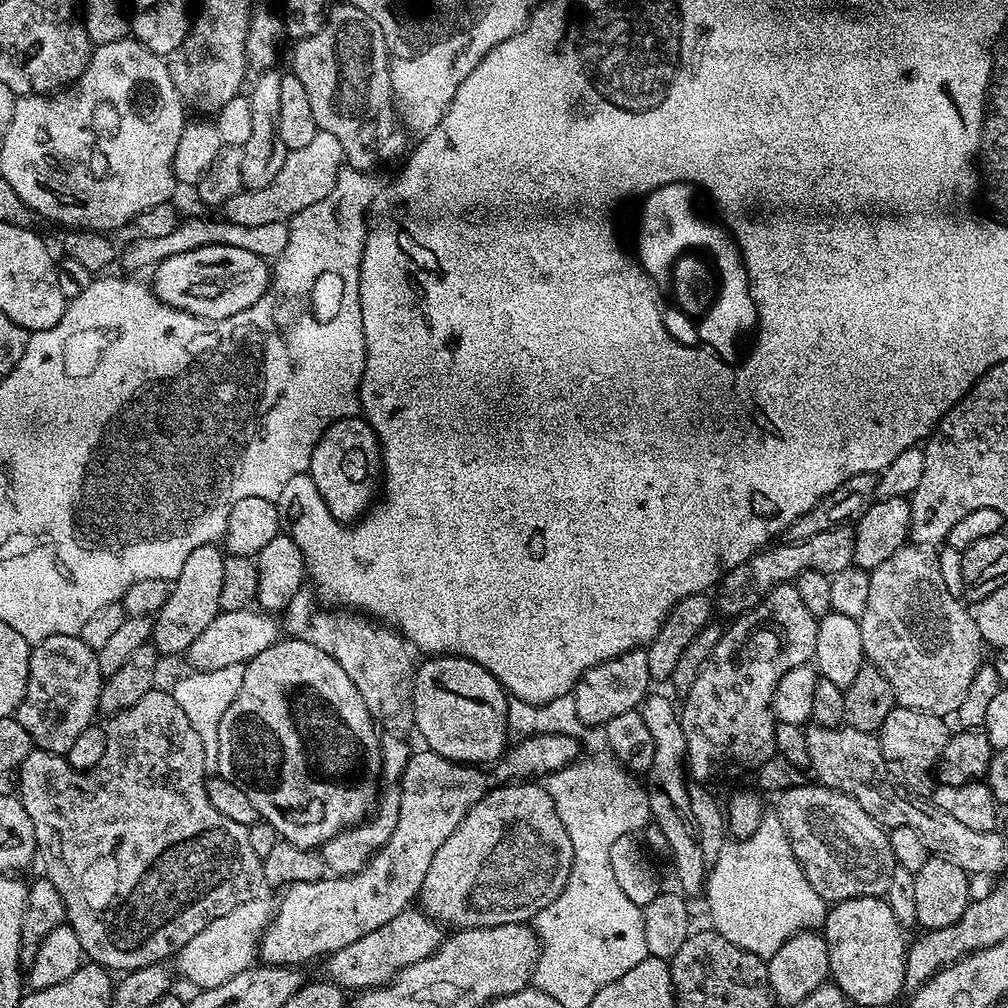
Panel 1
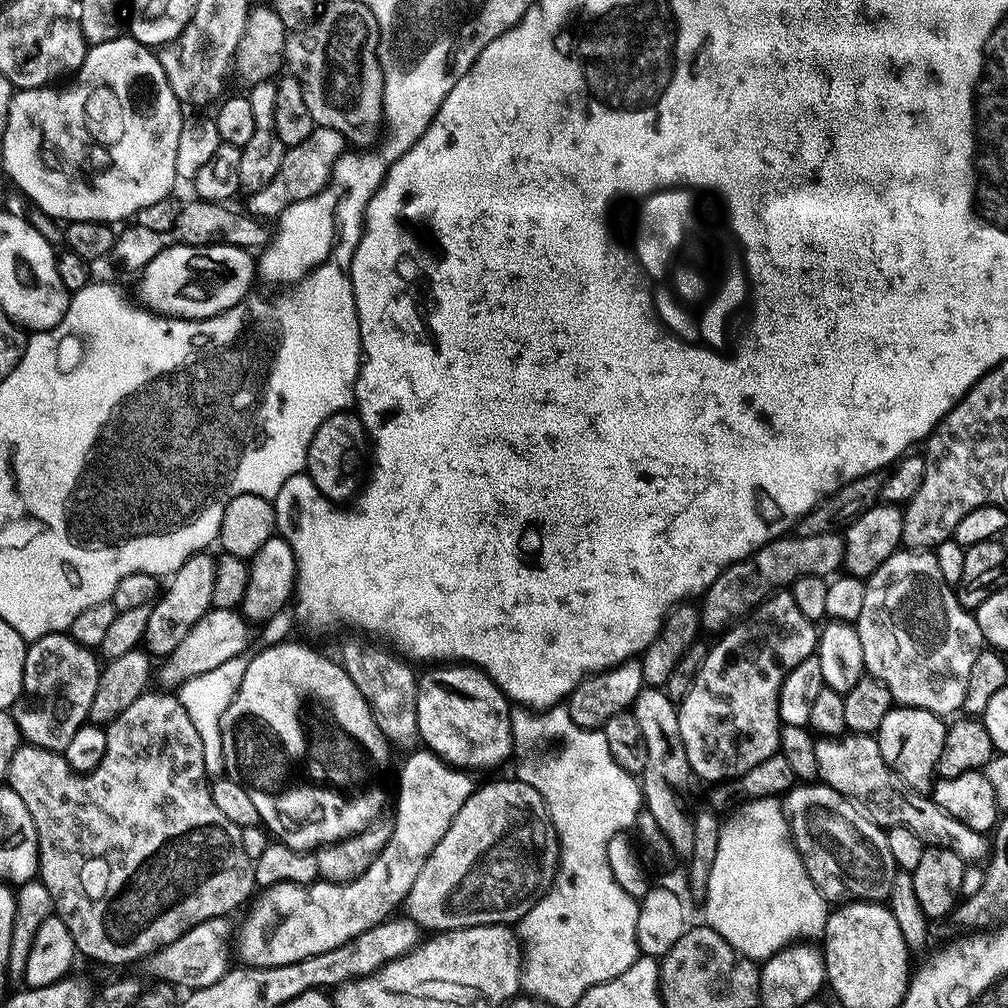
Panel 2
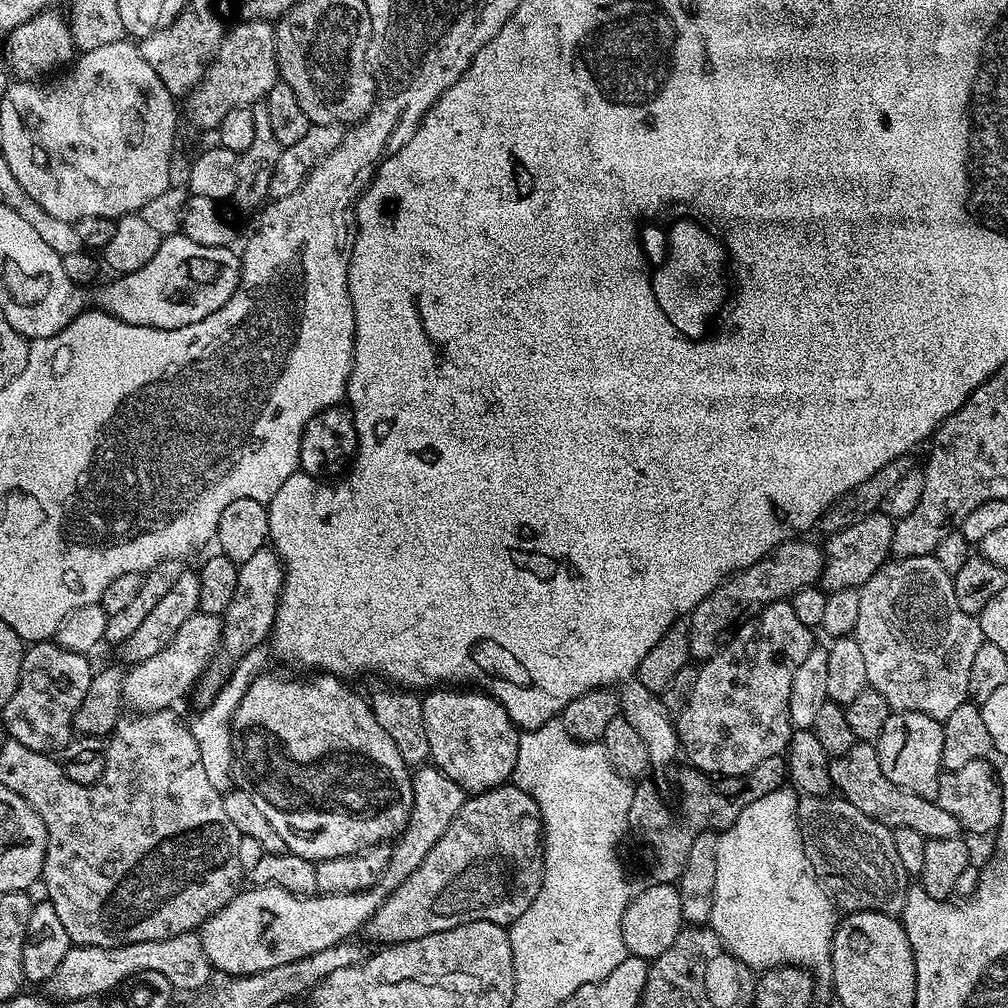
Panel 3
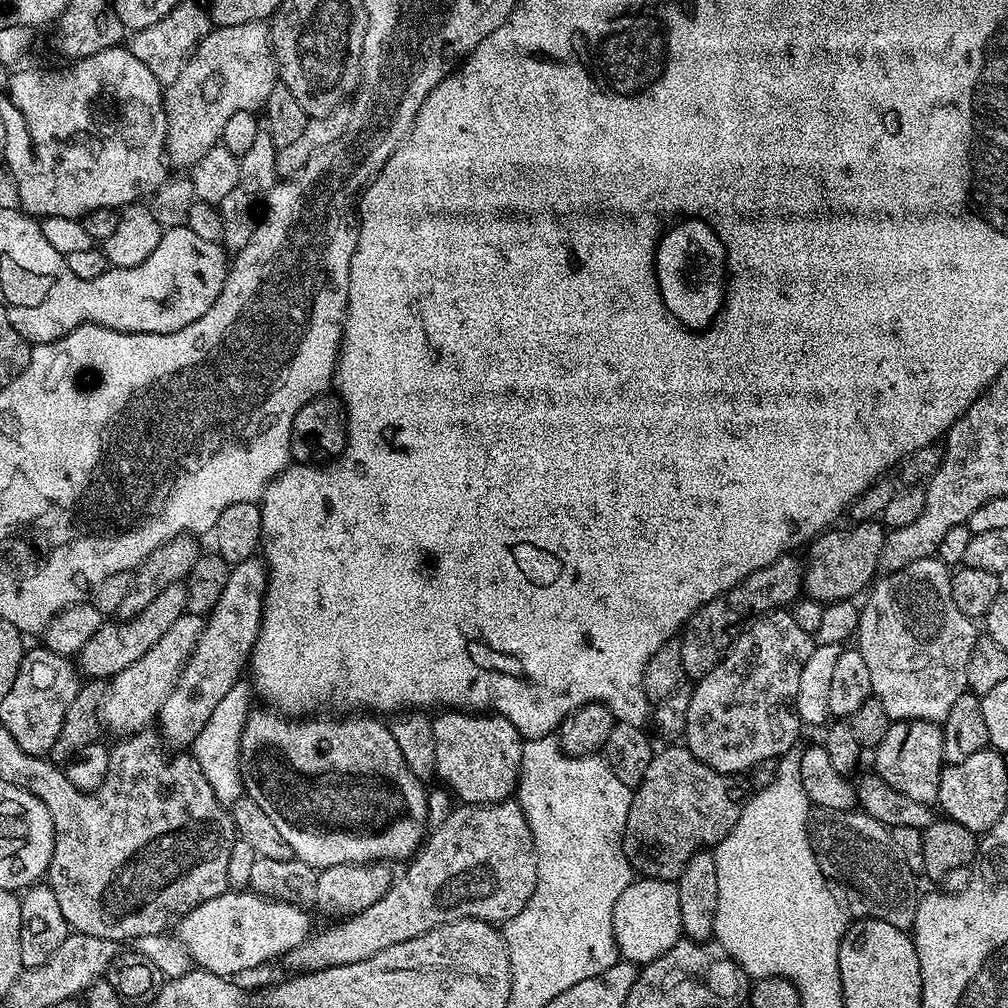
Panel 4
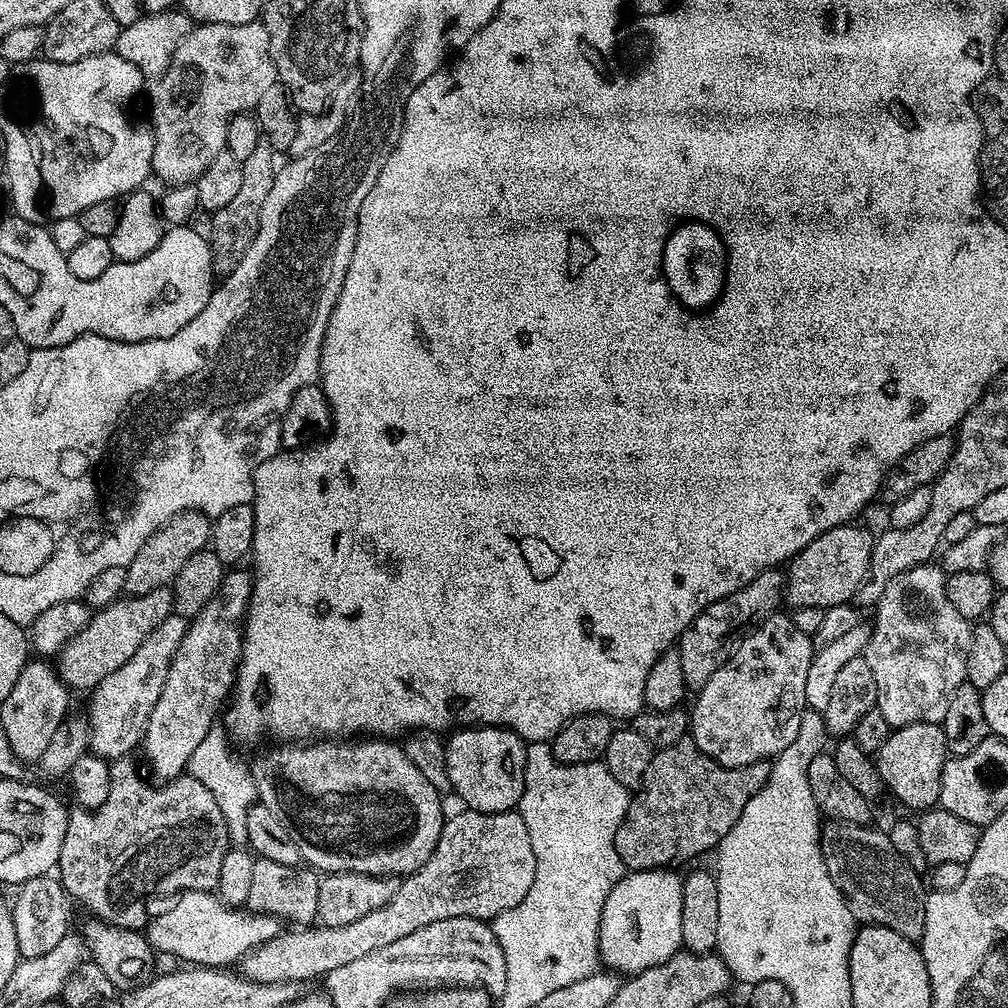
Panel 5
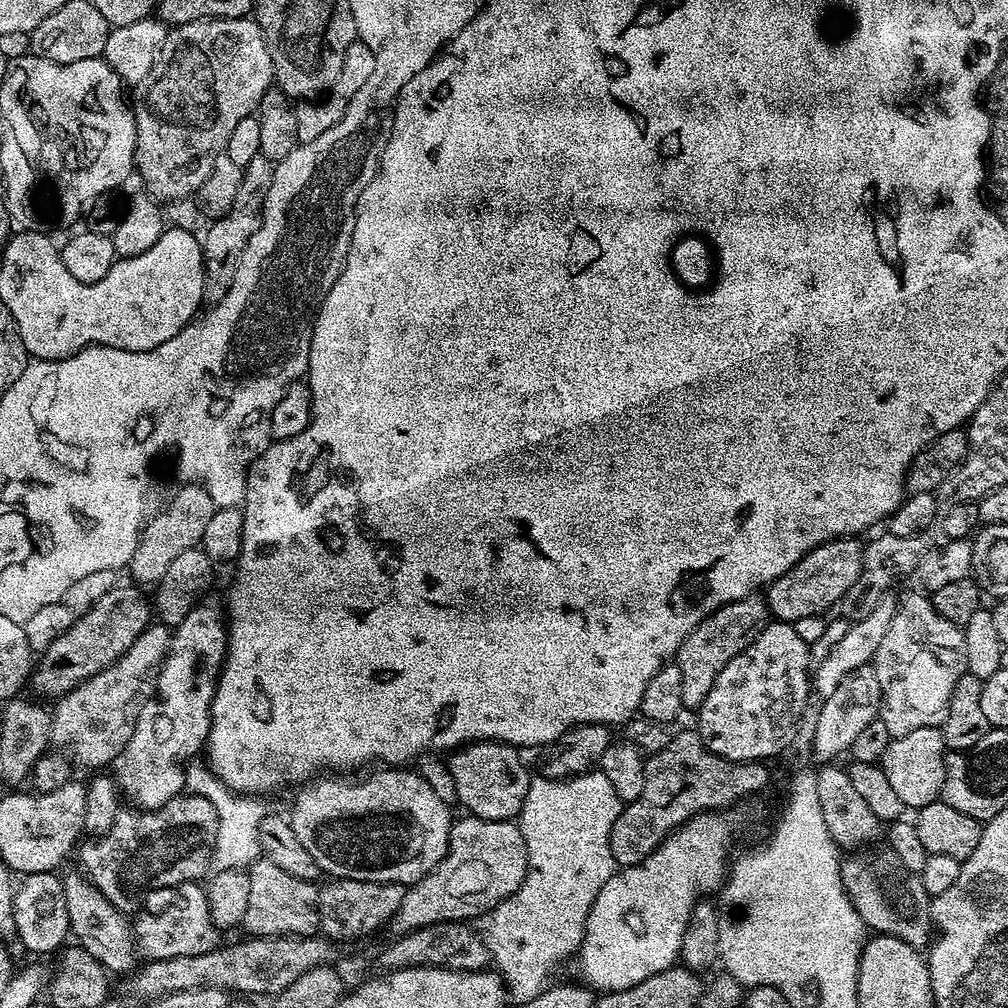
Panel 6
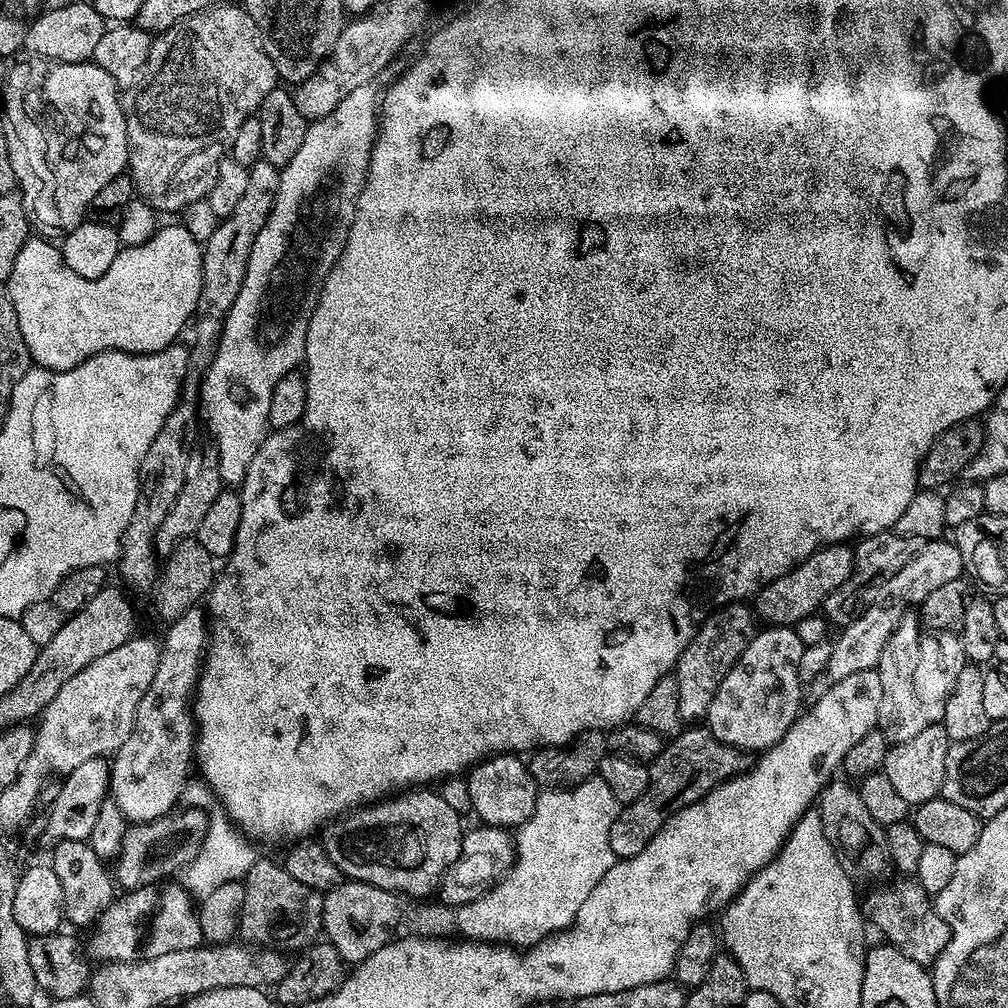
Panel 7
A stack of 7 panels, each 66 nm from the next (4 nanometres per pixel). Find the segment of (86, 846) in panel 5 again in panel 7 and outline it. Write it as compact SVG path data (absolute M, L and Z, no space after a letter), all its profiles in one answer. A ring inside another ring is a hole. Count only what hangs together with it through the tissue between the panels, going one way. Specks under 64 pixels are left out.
M201 809L173 810L154 822L133 824L125 831L116 860L114 880L121 889L146 888L159 885L185 869L199 852L207 834L207 815ZM168 876L168 877L167 877ZM160 880L160 881L159 881ZM157 883L157 884L156 884Z

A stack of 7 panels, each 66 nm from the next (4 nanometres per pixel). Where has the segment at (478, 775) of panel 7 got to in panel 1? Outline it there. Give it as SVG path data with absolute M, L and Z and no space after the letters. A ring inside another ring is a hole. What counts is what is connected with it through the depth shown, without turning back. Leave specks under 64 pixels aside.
M432 654L427 657L424 665L417 667L412 682L412 701L414 702L414 728L425 740L431 751L437 752L442 758L455 760L458 764L485 766L491 760L499 761L509 747L508 735L508 701L509 693L477 660L467 660L464 656Z

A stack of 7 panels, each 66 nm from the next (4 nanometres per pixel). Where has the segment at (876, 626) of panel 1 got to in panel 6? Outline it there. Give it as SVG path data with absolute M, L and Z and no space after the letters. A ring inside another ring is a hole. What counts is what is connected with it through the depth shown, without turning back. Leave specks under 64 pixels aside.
M919 591L904 592L898 596L896 612L890 618L890 626L886 626L886 635L879 643L870 665L878 674L878 682L882 689L878 719L886 722L886 730L890 730L893 738L910 734L910 730L943 726L946 722L954 682L958 682L958 678L962 678L968 671L963 627L937 608L933 597L927 591Z

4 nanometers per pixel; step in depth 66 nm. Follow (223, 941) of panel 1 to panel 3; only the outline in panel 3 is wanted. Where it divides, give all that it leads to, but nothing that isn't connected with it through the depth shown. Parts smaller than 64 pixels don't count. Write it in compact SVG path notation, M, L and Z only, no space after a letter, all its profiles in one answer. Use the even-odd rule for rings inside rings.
M195 931L183 932L174 938L162 938L154 942L136 942L130 946L103 948L102 946L82 946L77 944L69 948L62 966L50 974L46 982L47 995L53 1001L67 1002L81 1000L87 996L103 997L104 992L112 992L123 980L131 981L141 972L166 974L173 989L185 988L196 992L211 976L214 976L212 963L206 958L199 935Z

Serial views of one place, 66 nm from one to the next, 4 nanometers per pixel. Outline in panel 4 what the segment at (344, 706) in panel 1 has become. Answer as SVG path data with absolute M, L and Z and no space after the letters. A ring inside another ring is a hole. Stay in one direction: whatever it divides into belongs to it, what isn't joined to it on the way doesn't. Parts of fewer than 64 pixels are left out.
M260 706L250 711L248 720L241 732L240 772L243 791L270 817L274 827L282 833L282 838L290 842L290 850L295 859L309 864L317 870L343 864L370 864L373 862L411 861L420 851L426 833L430 828L428 819L428 792L425 785L406 766L406 758L402 758L402 750L398 750L398 742L394 742L394 734L390 734L387 723L372 714L344 714L341 720L331 720L331 715L316 714L311 718L293 718L268 706Z

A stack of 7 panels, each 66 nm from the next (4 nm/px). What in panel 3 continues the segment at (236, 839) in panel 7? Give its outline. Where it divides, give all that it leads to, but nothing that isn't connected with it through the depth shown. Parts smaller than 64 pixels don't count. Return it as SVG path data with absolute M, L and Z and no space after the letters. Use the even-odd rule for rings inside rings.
M260 645L254 650L248 650L238 660L228 679L216 692L215 696L207 703L209 704L200 715L189 723L191 733L198 745L198 752L202 757L202 766L205 767L206 778L213 784L214 788L224 793L231 789L232 764L233 764L233 742L232 742L232 718L242 702L243 695L254 682L254 678L264 674L267 669L268 658L272 652L267 645Z

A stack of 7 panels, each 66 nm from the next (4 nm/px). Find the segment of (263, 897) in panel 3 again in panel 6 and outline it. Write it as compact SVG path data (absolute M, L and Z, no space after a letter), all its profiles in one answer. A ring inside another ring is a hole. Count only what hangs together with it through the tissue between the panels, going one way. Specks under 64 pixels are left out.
M189 882L177 884L174 895L176 897L161 912L144 912L131 925L136 951L145 961L206 954L221 943L221 929L210 918L207 891L199 883Z

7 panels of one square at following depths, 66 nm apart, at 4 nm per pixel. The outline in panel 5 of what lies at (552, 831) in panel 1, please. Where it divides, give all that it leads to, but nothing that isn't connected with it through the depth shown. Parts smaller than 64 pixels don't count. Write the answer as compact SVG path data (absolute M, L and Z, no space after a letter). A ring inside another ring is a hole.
M460 810L457 816L449 815L444 822L444 829L438 838L438 846L434 846L434 854L426 858L426 862L418 871L403 877L390 902L371 914L358 918L358 922L346 922L346 926L300 926L295 930L281 931L279 936L270 938L262 946L247 952L239 961L239 971L248 980L254 982L305 982L327 976L330 970L338 970L338 966L347 966L365 954L371 954L382 946L390 946L397 938L405 934L414 934L414 930L422 930L422 926L430 926L430 922L442 922L442 918L458 918L469 916L475 920L492 921L498 914L518 906L526 894L530 894L530 886L534 886L534 846L530 846L530 834L526 830L526 822L522 822L519 811L510 812L473 812Z

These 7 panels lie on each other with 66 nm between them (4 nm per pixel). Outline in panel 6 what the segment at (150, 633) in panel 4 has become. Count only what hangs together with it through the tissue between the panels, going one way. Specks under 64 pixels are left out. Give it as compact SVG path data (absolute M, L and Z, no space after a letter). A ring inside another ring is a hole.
M133 587L112 588L110 594L102 594L102 598L94 602L91 610L79 613L74 626L70 626L62 638L54 638L45 652L39 653L30 677L30 688L40 696L59 698L122 658L154 616L149 597L147 600L139 587Z

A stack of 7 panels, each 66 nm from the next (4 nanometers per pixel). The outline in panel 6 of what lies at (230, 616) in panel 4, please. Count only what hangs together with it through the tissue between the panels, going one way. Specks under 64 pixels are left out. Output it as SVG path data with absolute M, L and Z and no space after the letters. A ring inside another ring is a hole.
M208 603L196 604L190 610L190 614L186 614L186 618L182 618L182 622L175 625L164 665L158 674L156 691L142 706L138 722L134 726L134 734L130 734L130 742L126 742L126 746L110 765L110 772L115 779L117 789L127 799L129 796L136 803L133 805L137 809L155 810L181 795L185 791L185 768L201 755L202 749L208 743L216 682L220 679L220 671L224 668L224 655L228 653L225 609L221 605L219 608L216 604Z

